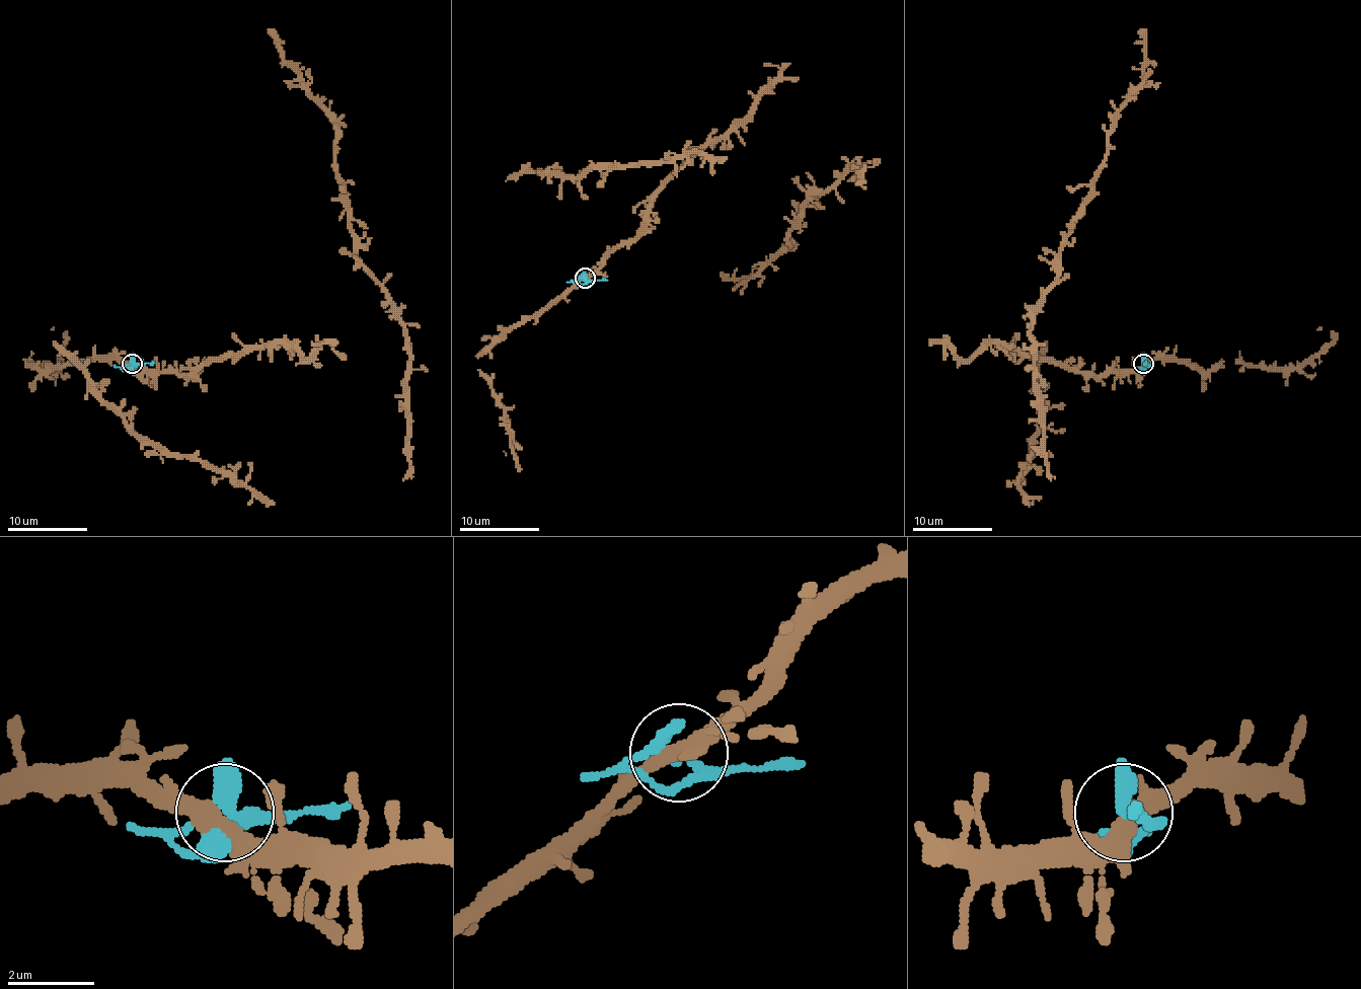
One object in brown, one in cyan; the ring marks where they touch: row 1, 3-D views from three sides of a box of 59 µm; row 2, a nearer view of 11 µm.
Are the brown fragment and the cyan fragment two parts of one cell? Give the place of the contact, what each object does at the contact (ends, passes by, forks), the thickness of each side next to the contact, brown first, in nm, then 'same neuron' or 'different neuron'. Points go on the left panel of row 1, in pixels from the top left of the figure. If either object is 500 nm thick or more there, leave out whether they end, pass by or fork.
(132, 364) | brown forks | cyan passes by | 360/340 nm | different neuron

